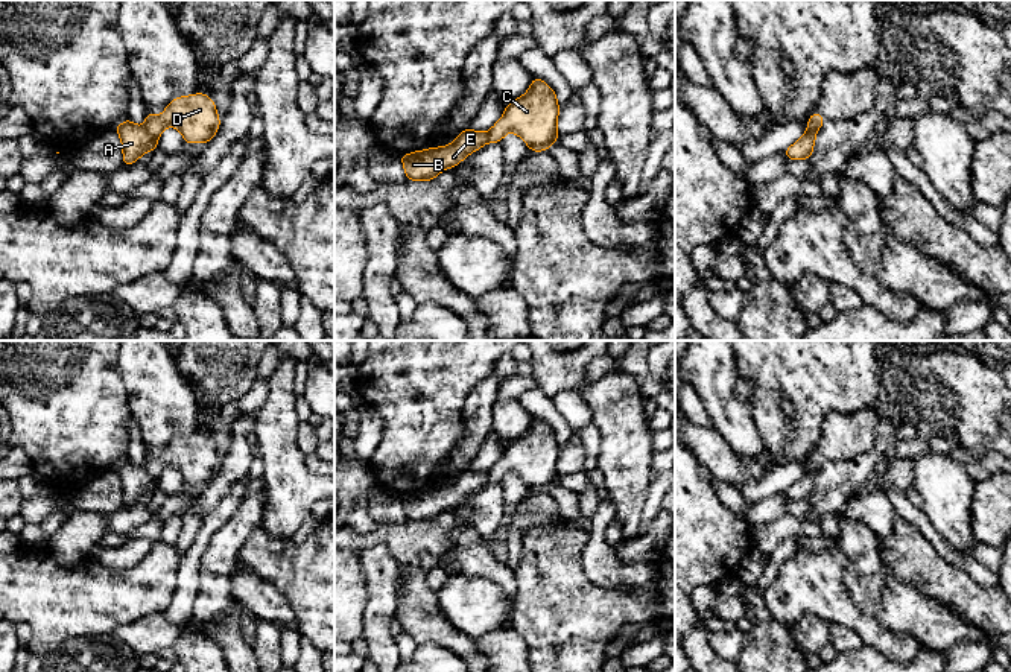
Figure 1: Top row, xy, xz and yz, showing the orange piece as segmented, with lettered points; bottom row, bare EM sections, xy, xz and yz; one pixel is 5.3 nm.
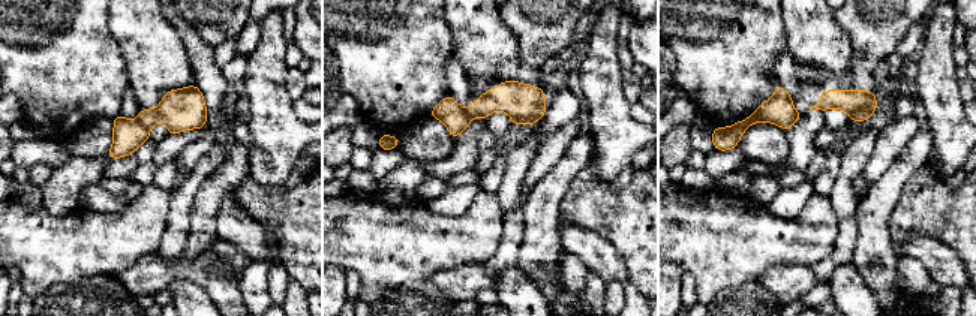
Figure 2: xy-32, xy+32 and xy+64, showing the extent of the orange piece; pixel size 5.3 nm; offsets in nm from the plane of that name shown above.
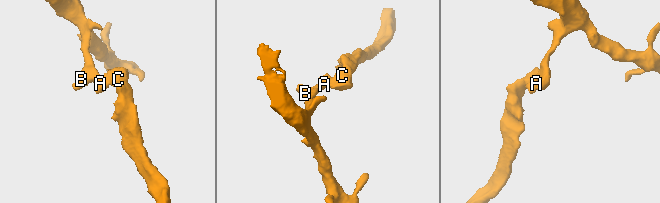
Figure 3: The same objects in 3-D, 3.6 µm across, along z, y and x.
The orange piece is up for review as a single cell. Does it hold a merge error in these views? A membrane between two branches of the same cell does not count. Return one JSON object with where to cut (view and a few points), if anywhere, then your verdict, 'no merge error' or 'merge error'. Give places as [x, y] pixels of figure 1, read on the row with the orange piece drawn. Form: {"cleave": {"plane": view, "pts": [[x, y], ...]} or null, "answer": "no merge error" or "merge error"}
{"cleave": {"plane": "xy", "pts": [[142, 126], [155, 140]]}, "answer": "merge error"}

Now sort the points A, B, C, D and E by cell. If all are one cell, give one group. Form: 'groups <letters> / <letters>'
groups A B E / C D

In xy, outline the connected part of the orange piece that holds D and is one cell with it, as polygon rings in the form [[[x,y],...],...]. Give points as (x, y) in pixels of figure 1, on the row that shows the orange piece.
[[[195,93],[193,96],[175,97],[163,114],[146,113],[144,129],[158,140],[167,126],[181,131],[184,143],[208,143],[217,132],[220,119],[210,96]]]

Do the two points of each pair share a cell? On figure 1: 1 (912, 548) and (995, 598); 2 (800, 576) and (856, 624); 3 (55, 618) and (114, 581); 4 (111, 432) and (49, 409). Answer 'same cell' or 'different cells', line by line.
1: same cell
2: same cell
3: same cell
4: same cell

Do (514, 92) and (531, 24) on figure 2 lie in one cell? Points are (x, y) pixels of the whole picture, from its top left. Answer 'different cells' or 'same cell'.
same cell

